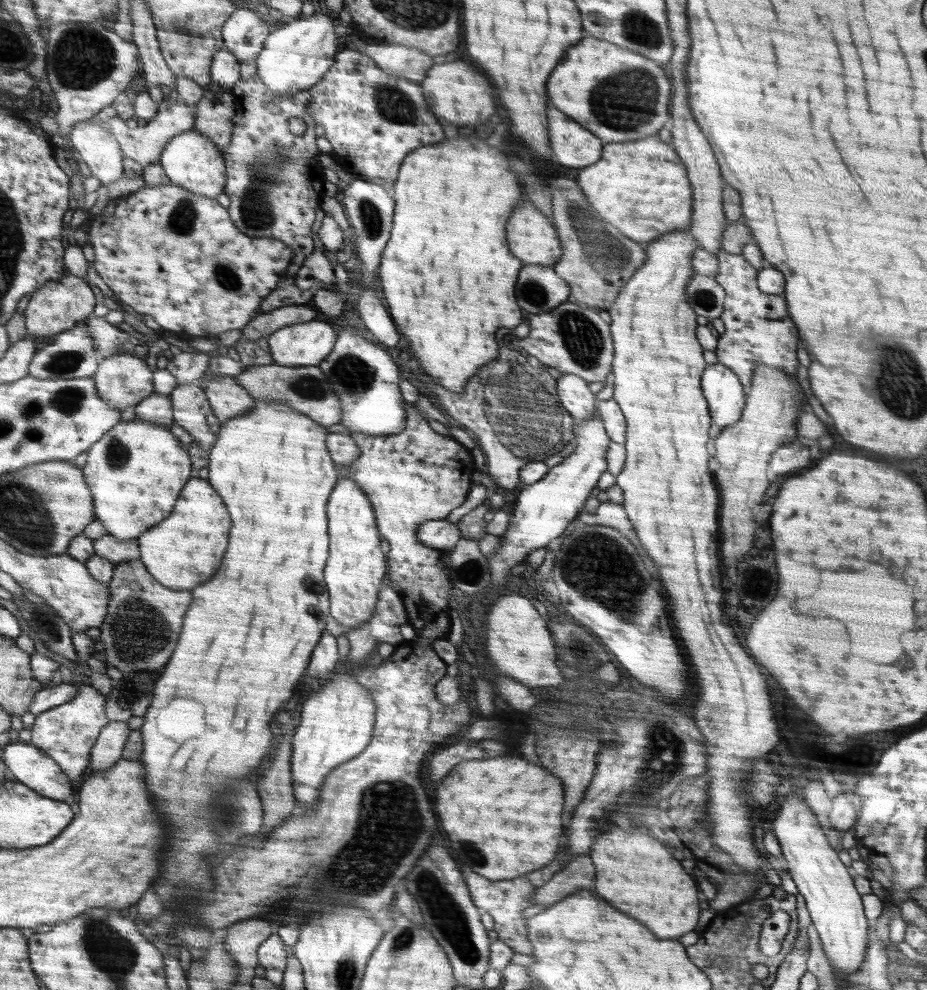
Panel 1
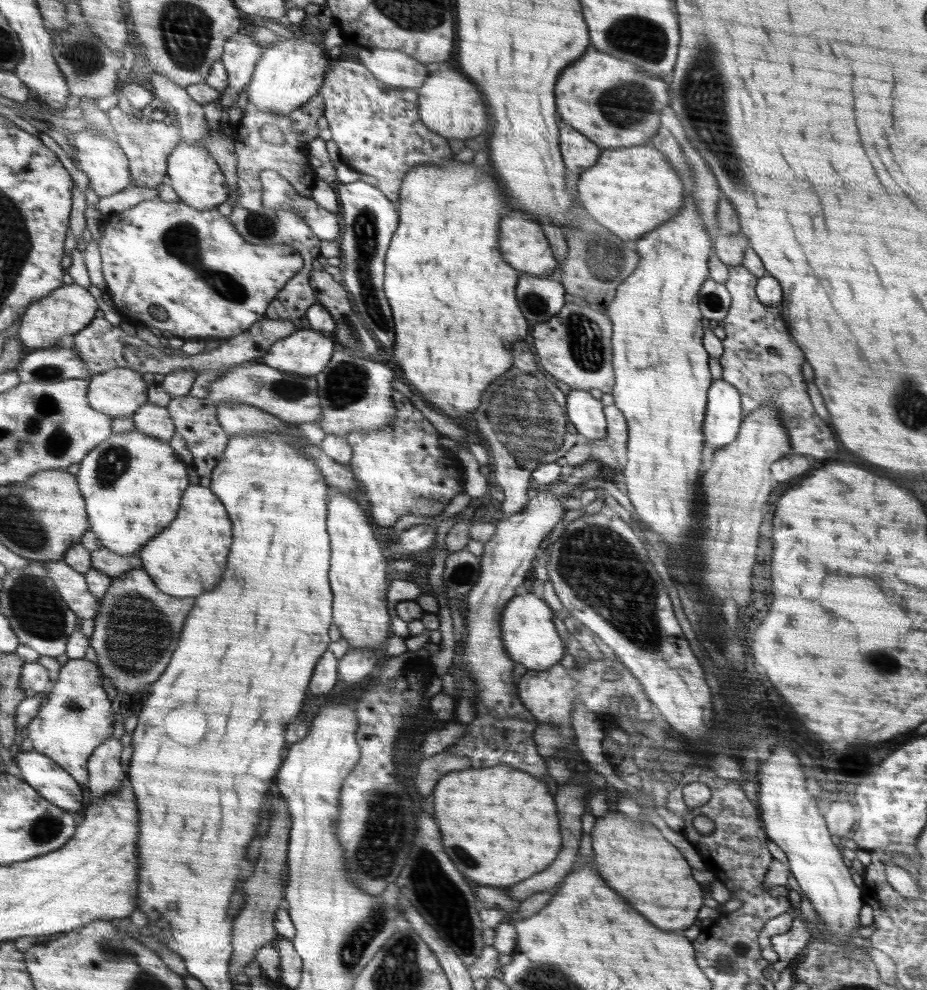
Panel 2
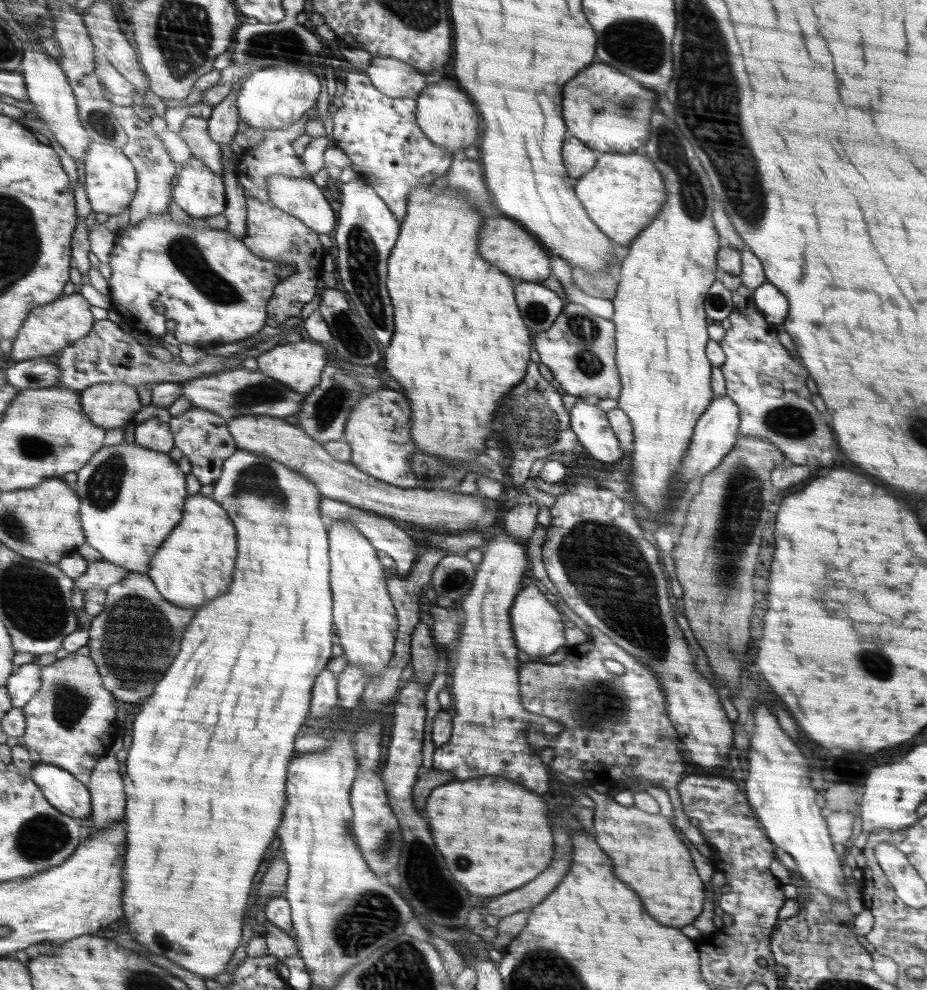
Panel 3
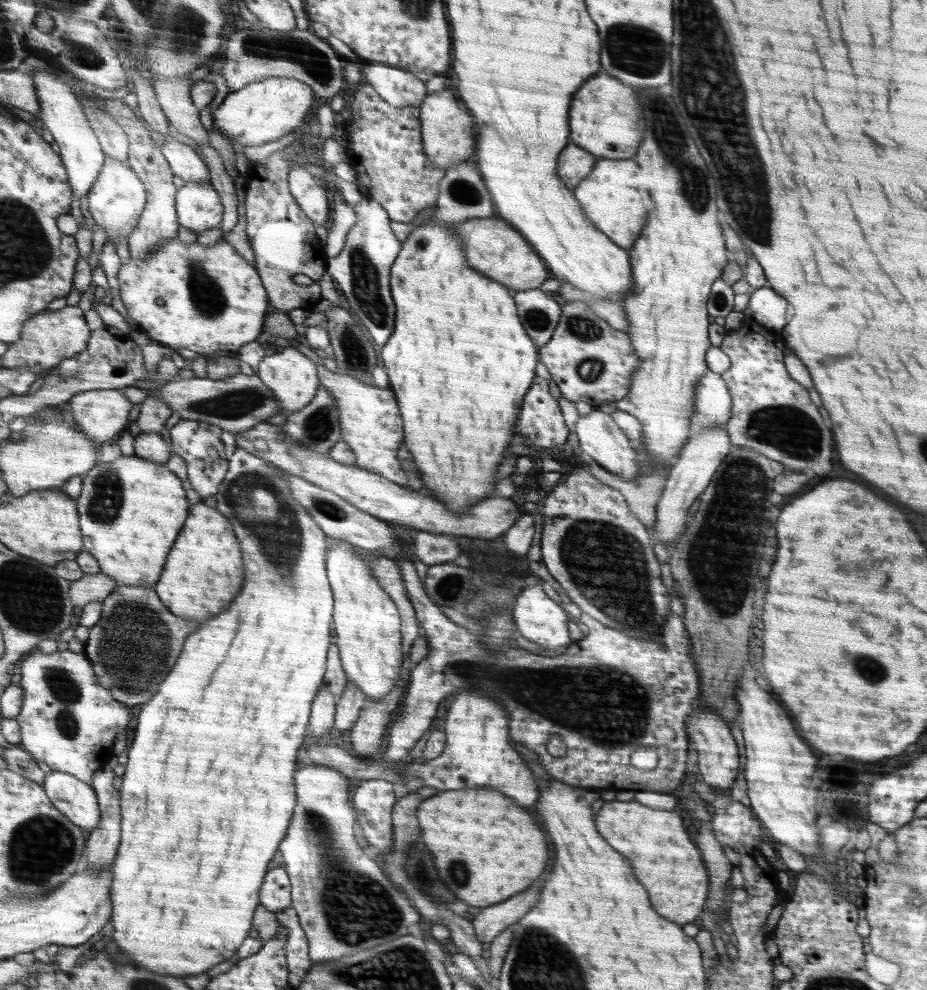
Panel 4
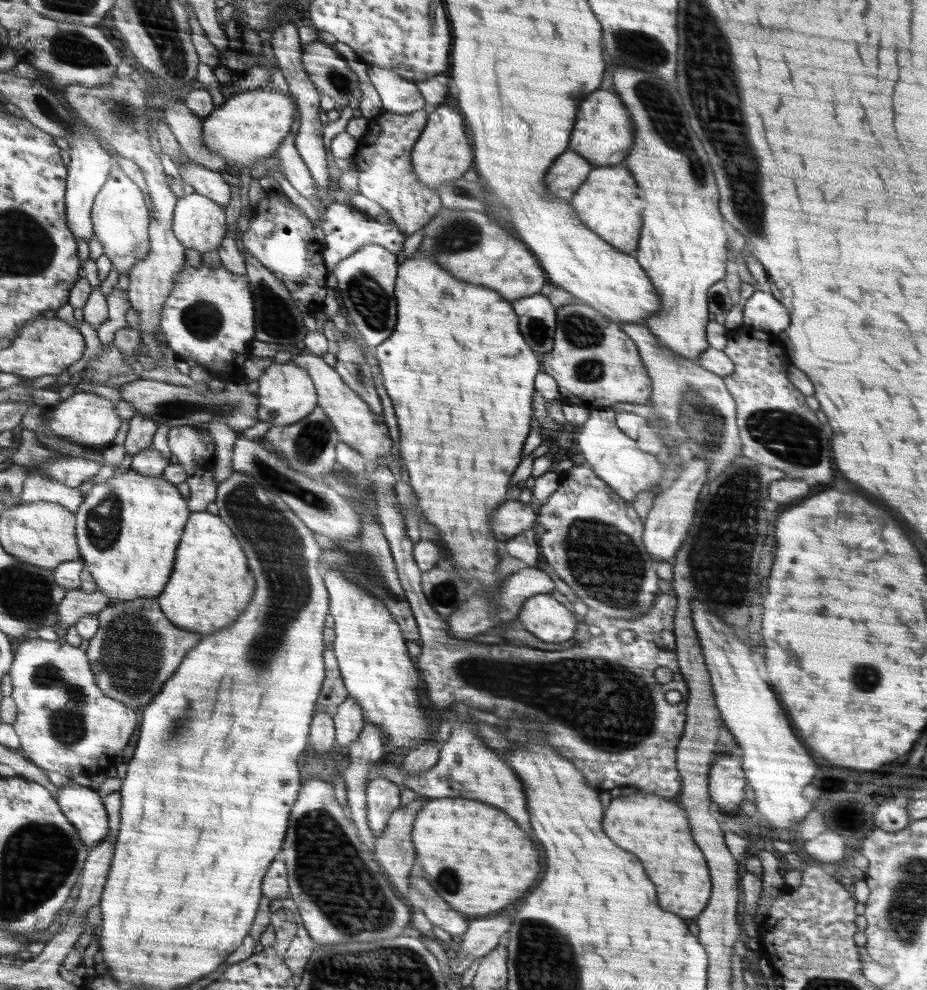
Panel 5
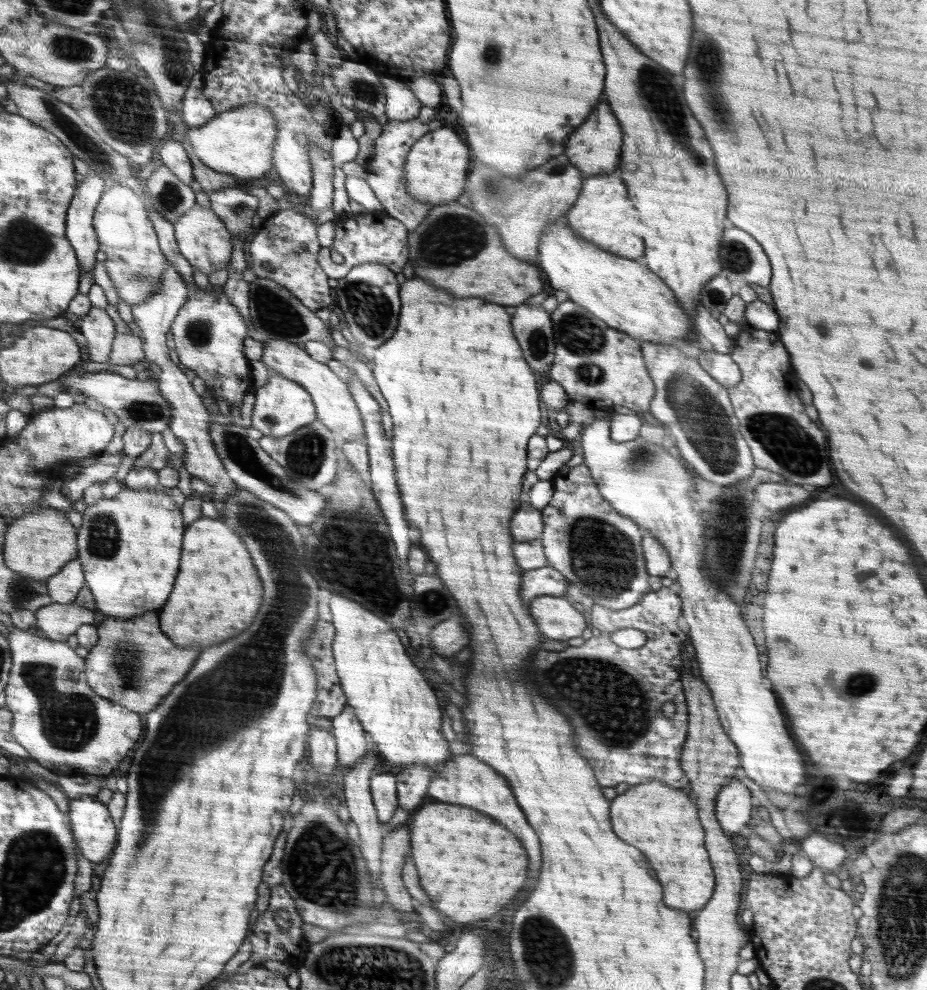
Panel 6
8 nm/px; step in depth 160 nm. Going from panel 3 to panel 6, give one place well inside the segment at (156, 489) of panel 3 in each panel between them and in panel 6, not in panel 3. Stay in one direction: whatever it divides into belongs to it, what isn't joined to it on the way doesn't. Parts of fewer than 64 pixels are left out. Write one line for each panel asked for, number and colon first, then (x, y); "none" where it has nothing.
4: (131, 509)
5: (130, 526)
6: (129, 546)

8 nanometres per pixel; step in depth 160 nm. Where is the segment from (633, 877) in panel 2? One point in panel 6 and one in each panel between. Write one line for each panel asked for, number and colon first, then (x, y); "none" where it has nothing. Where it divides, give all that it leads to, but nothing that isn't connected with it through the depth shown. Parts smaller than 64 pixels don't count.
3: (648, 854)
4: (655, 840)
5: (654, 827)
6: (664, 821)

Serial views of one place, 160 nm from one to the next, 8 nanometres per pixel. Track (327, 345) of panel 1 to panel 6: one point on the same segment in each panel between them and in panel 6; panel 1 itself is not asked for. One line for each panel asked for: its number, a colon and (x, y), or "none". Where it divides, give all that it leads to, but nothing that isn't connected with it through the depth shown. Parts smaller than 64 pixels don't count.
2: (306, 352)
3: (299, 366)
4: (292, 375)
5: (287, 394)
6: (282, 406)

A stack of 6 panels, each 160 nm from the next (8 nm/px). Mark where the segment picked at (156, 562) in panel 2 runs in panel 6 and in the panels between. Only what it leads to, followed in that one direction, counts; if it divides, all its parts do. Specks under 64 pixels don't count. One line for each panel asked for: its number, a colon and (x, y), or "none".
3: (195, 567)
4: (205, 573)
5: (211, 586)
6: (218, 584)

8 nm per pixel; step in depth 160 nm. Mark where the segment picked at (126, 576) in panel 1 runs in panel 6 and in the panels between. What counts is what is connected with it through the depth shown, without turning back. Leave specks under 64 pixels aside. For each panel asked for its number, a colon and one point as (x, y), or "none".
2: (137, 629)
3: (132, 649)
4: (135, 643)
5: (135, 650)
6: (133, 663)

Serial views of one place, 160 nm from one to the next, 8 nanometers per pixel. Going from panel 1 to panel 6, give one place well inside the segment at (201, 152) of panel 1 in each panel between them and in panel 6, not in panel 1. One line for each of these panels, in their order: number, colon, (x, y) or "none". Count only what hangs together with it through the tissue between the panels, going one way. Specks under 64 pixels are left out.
2: (195, 175)
3: (199, 192)
4: (198, 206)
5: (198, 223)
6: (202, 238)

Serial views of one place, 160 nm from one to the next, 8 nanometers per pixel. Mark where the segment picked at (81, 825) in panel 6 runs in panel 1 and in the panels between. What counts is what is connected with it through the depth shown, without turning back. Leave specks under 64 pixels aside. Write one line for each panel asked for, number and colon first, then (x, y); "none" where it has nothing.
1: (30, 765)
2: (55, 784)
3: (61, 788)
4: (77, 799)
5: (83, 806)

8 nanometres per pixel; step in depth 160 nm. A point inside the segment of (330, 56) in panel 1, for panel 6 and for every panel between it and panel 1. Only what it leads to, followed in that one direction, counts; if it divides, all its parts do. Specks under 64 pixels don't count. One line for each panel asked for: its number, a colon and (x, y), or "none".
2: (289, 73)
3: (275, 97)
4: (263, 111)
5: (250, 125)
6: (239, 143)

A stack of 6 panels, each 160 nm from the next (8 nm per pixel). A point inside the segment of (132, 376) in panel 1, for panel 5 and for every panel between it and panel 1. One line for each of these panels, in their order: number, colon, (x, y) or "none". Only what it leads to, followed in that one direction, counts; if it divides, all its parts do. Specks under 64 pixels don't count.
2: (120, 392)
3: (110, 404)
4: (100, 414)
5: (85, 418)

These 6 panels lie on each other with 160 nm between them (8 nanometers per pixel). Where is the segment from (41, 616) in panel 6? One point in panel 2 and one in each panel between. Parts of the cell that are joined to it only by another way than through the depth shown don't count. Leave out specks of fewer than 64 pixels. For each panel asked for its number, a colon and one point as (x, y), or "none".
2: (107, 562)
3: (102, 573)
4: (91, 588)
5: (77, 603)

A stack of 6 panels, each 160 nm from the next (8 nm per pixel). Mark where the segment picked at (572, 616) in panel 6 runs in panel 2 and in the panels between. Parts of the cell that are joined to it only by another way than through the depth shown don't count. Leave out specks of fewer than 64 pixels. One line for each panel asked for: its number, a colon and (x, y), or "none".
2: (530, 638)
3: (538, 630)
4: (538, 618)
5: (546, 618)

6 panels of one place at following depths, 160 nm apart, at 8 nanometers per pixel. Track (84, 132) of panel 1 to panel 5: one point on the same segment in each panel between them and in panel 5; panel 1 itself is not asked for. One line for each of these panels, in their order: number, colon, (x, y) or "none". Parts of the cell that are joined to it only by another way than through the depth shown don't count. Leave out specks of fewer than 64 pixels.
2: (101, 159)
3: (111, 181)
4: (116, 201)
5: (121, 218)

